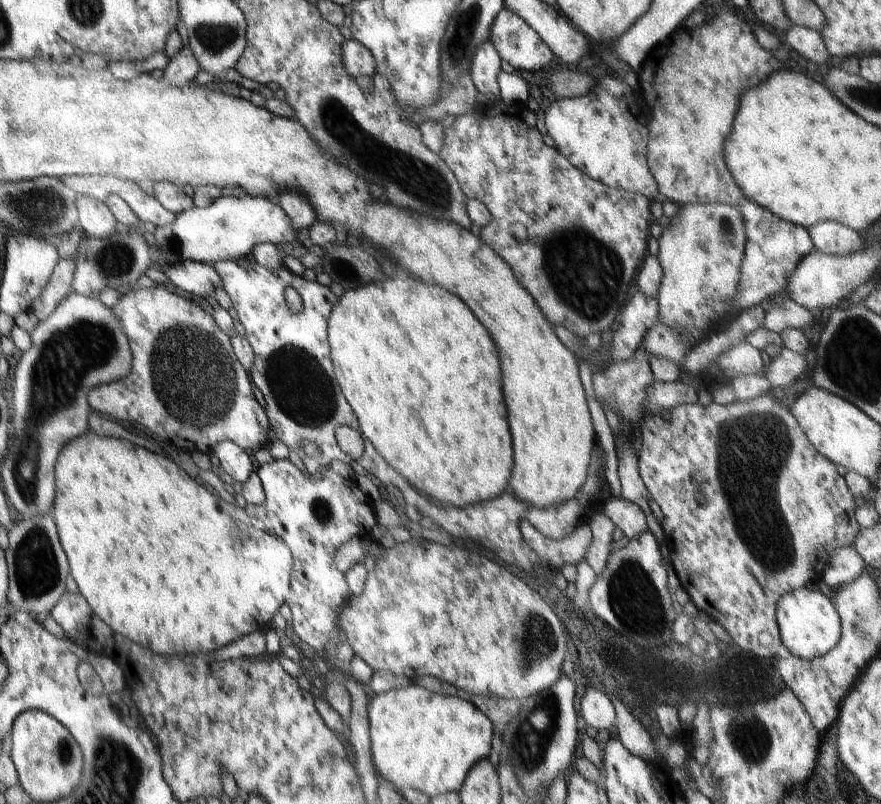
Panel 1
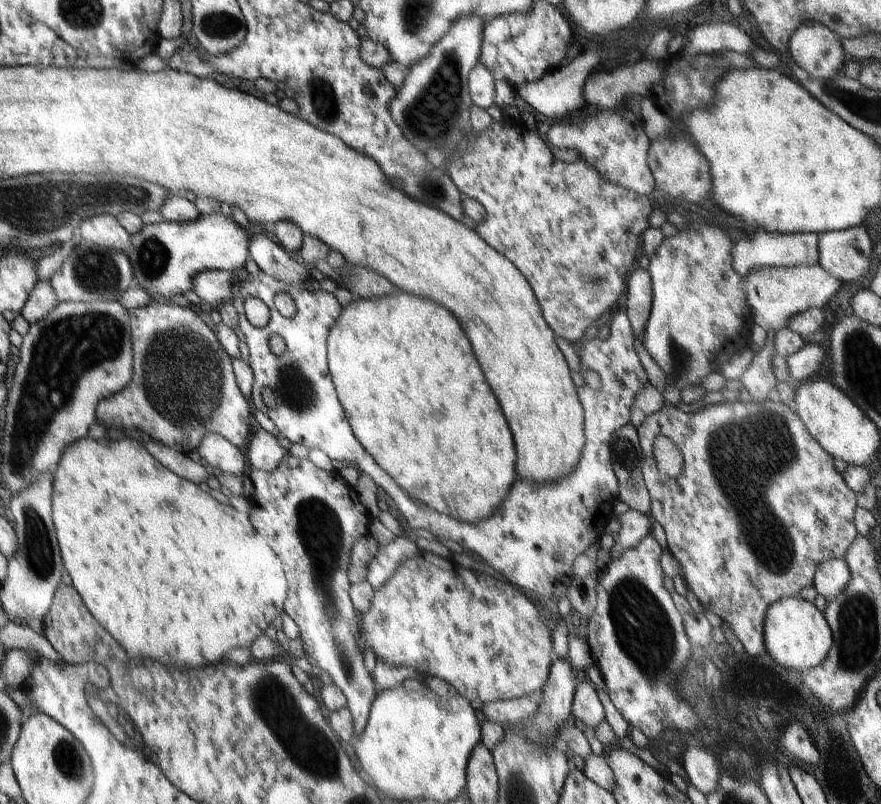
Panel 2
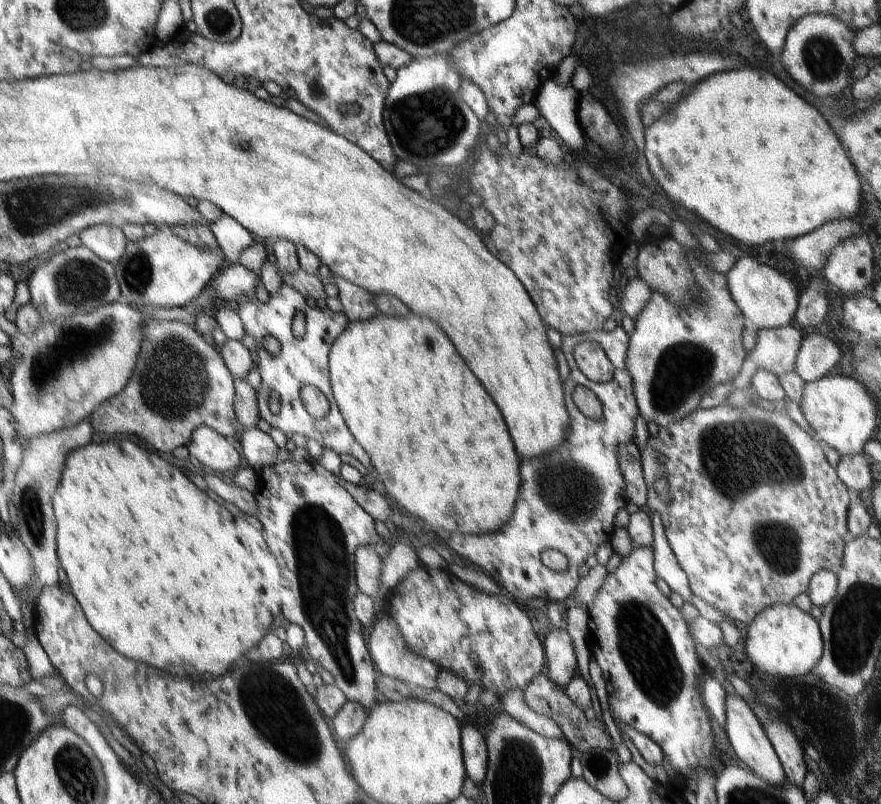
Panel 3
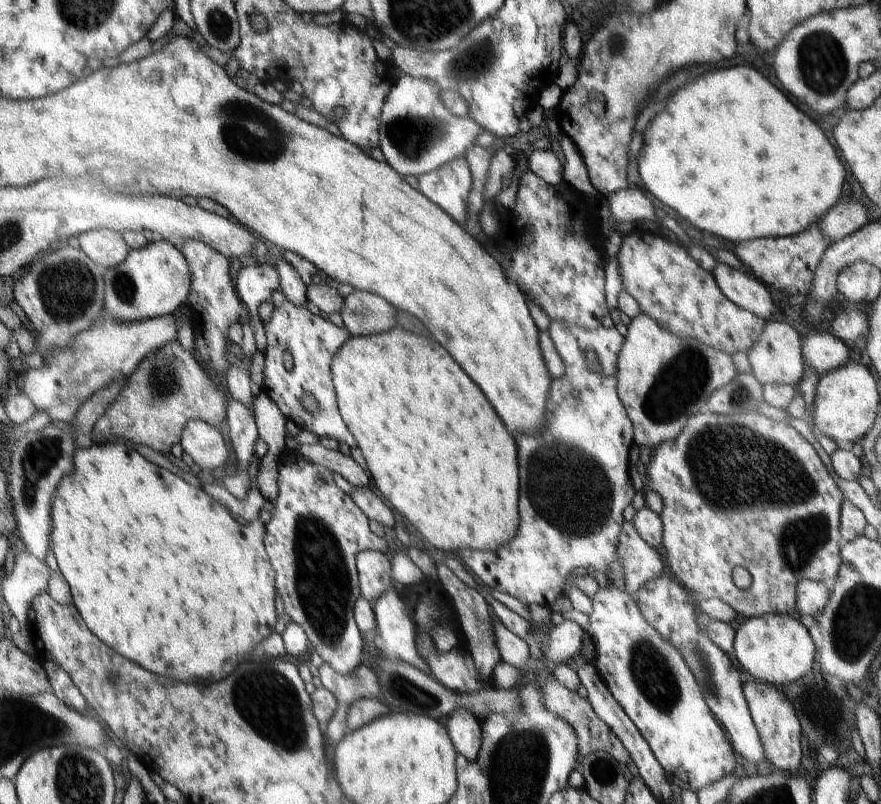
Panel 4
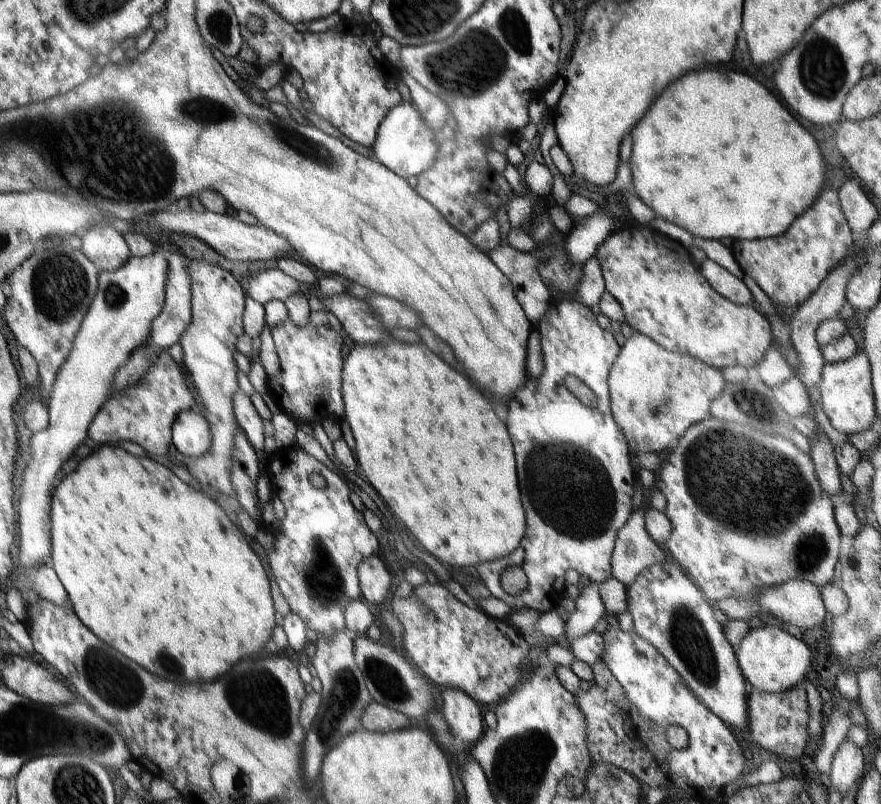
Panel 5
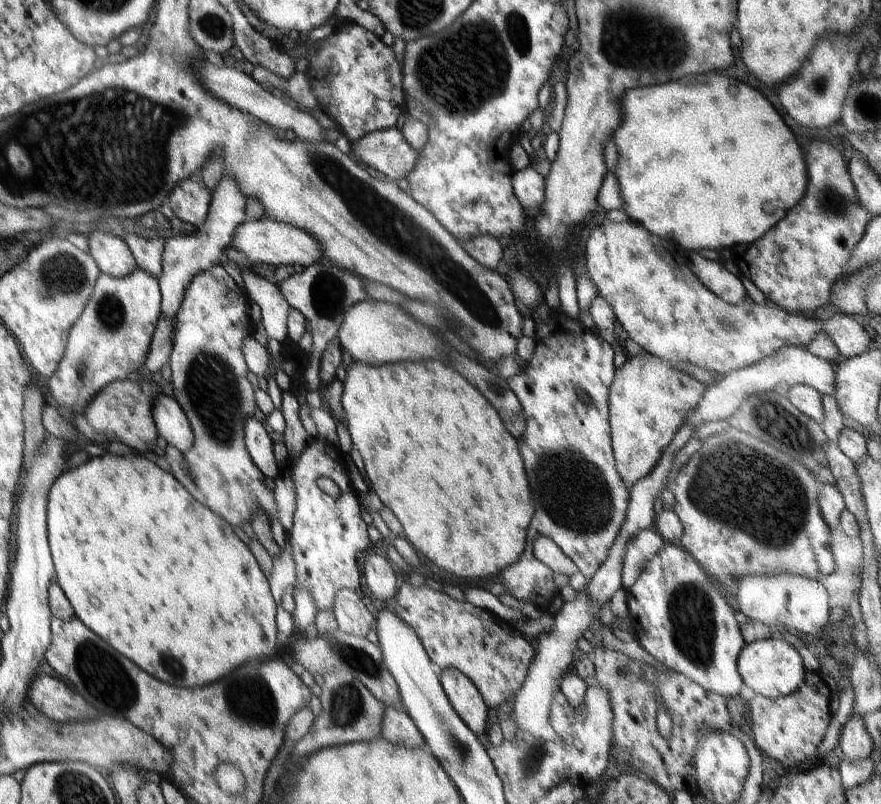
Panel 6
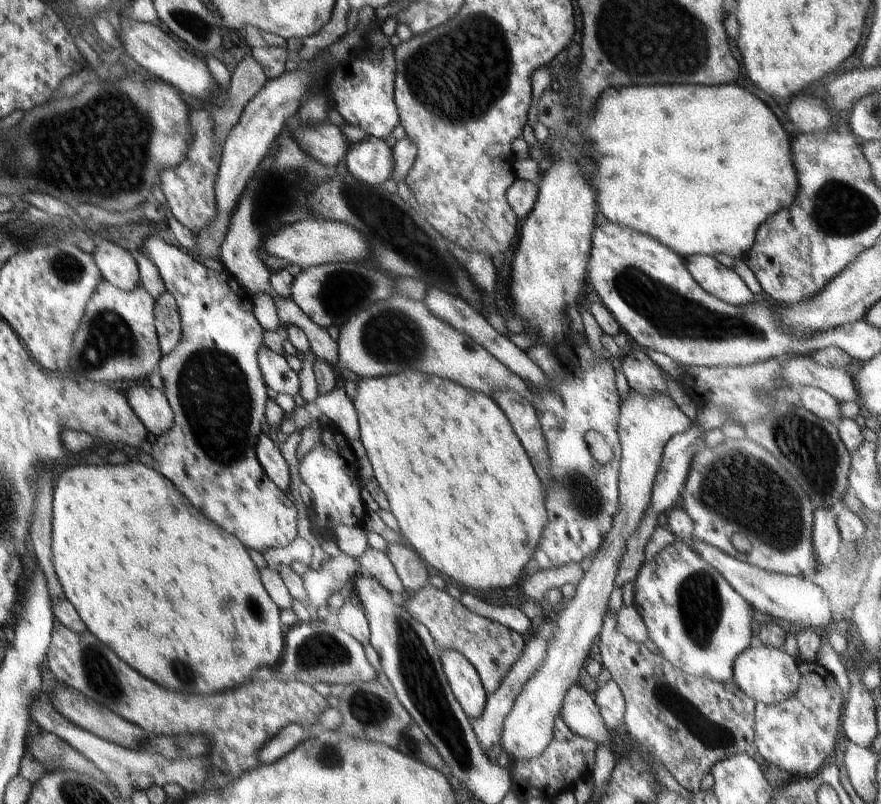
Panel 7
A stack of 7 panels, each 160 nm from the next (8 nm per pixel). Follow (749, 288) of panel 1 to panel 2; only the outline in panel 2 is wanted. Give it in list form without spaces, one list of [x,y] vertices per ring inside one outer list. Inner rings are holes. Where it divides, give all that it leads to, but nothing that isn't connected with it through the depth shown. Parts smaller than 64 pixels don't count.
[[[755,231],[750,240],[740,240],[732,247],[731,259],[734,270],[743,278],[755,268],[811,267],[819,264],[819,240],[817,233],[771,233]]]

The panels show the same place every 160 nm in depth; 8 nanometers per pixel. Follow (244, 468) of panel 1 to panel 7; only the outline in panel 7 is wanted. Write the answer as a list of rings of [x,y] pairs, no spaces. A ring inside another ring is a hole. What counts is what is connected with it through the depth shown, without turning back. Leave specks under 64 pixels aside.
[[[137,384],[120,392],[123,392],[132,412],[152,434],[159,437],[172,426],[173,412],[161,390],[156,390],[149,384]]]

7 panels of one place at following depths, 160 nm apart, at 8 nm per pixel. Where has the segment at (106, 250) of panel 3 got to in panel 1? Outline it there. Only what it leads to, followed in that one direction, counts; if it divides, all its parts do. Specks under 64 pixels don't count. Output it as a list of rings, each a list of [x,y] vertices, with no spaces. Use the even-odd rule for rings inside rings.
[[[78,195],[76,204],[79,225],[82,226],[86,237],[105,239],[117,233],[117,220],[104,201],[86,195]]]

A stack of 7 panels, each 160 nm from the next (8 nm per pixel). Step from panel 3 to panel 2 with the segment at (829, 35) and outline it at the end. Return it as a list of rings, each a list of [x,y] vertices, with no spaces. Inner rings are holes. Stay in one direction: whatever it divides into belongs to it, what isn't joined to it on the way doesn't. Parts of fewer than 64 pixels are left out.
[[[814,21],[802,23],[791,34],[788,46],[793,62],[821,81],[833,79],[848,58],[840,38]]]

